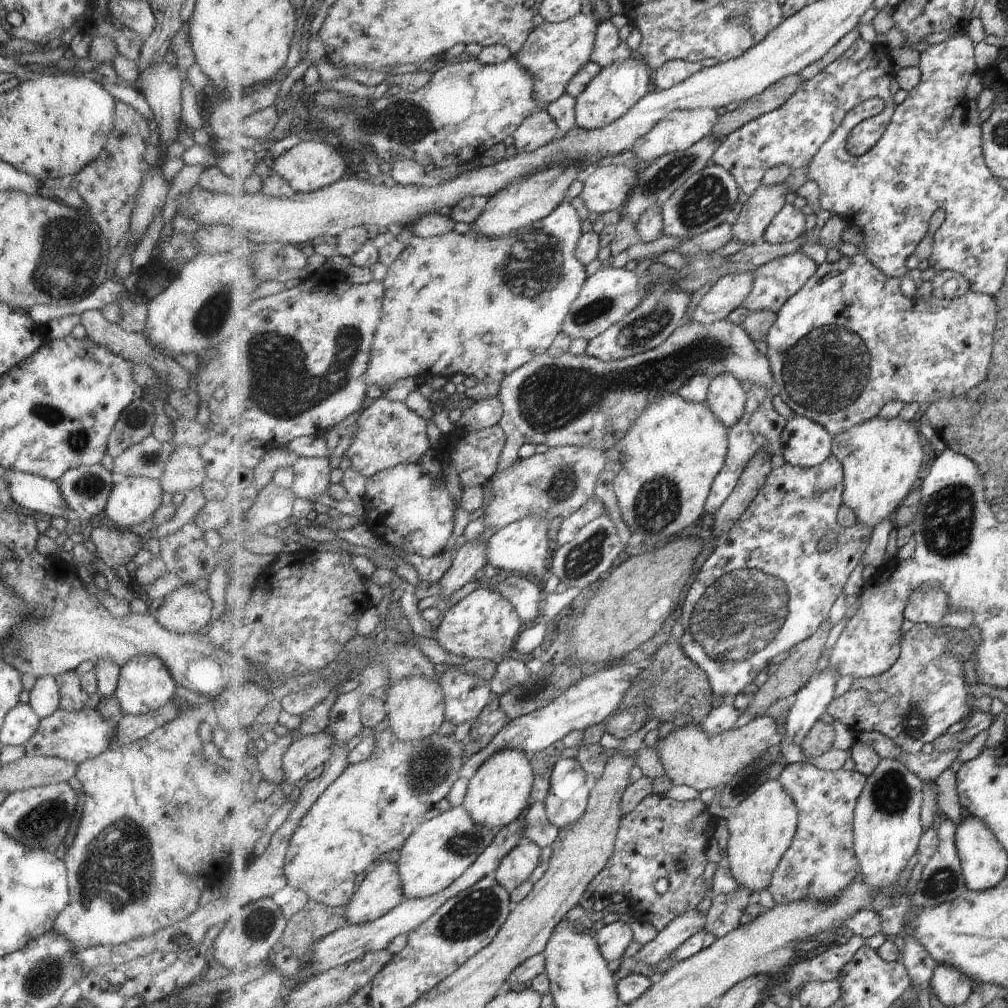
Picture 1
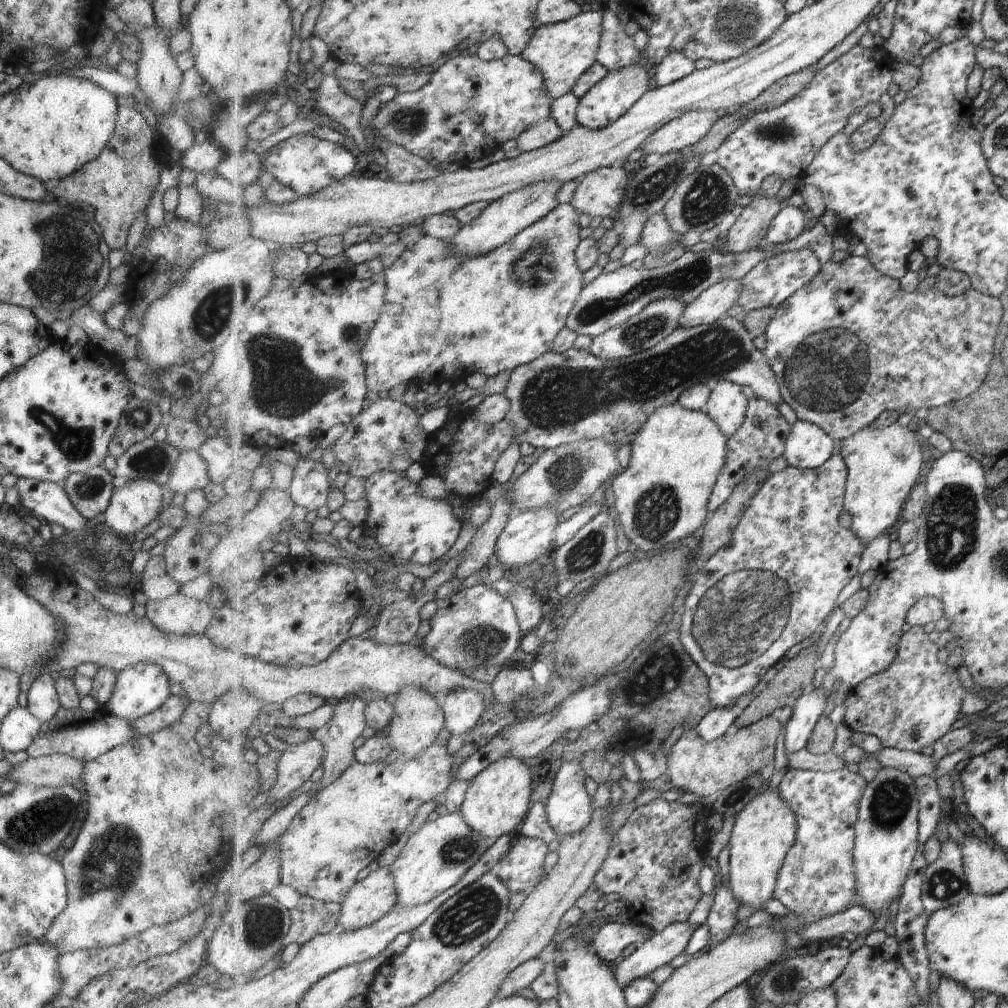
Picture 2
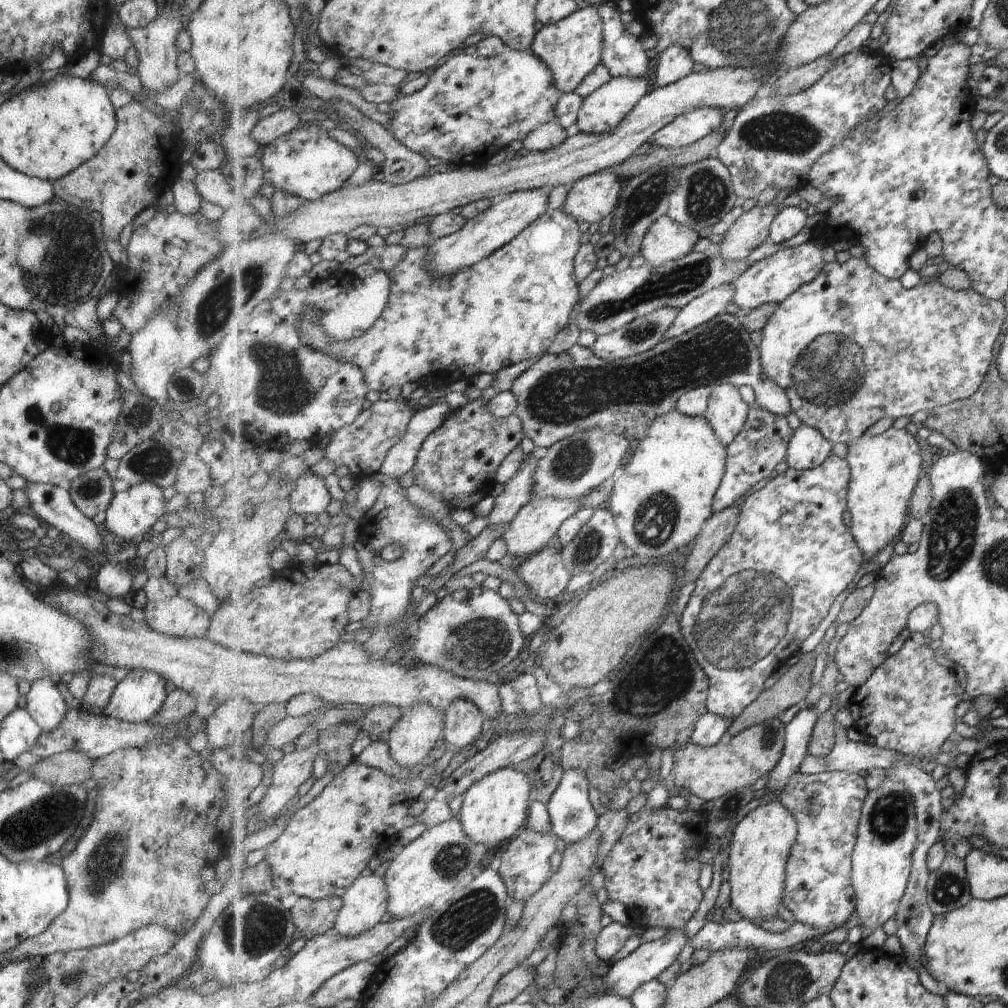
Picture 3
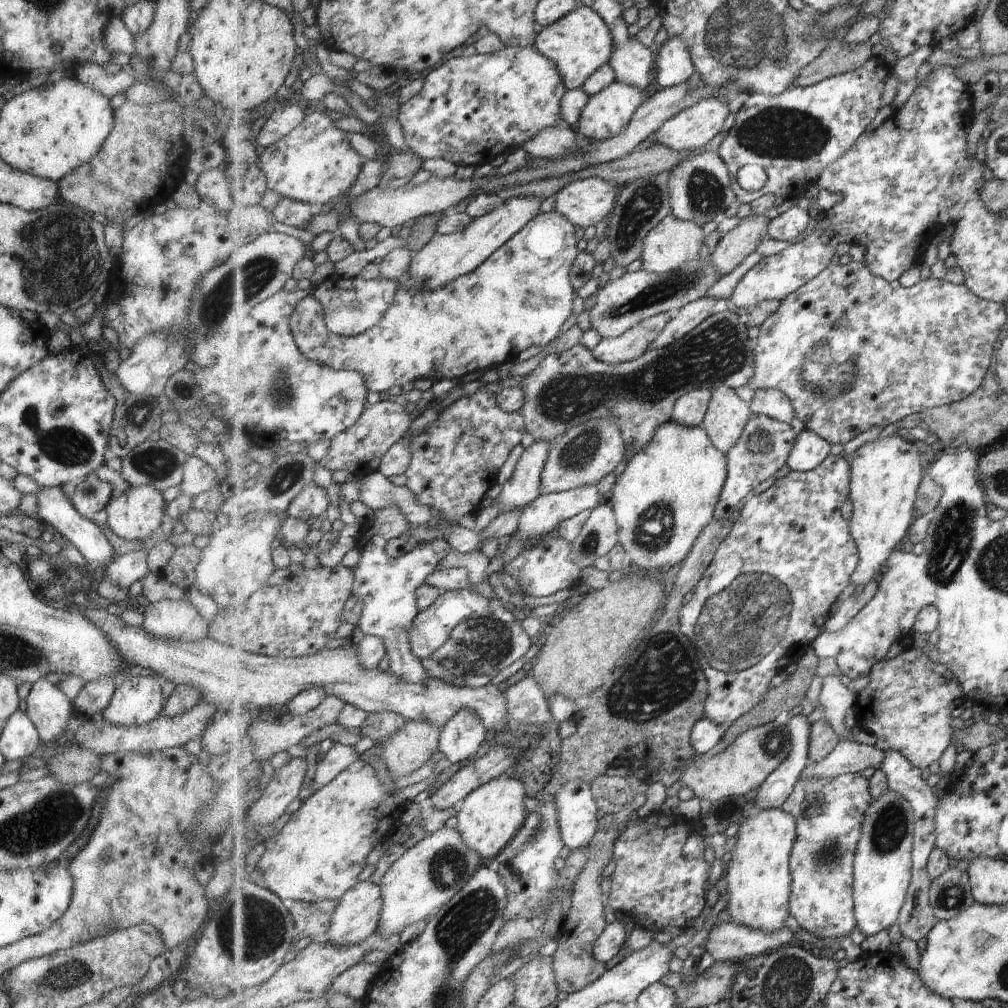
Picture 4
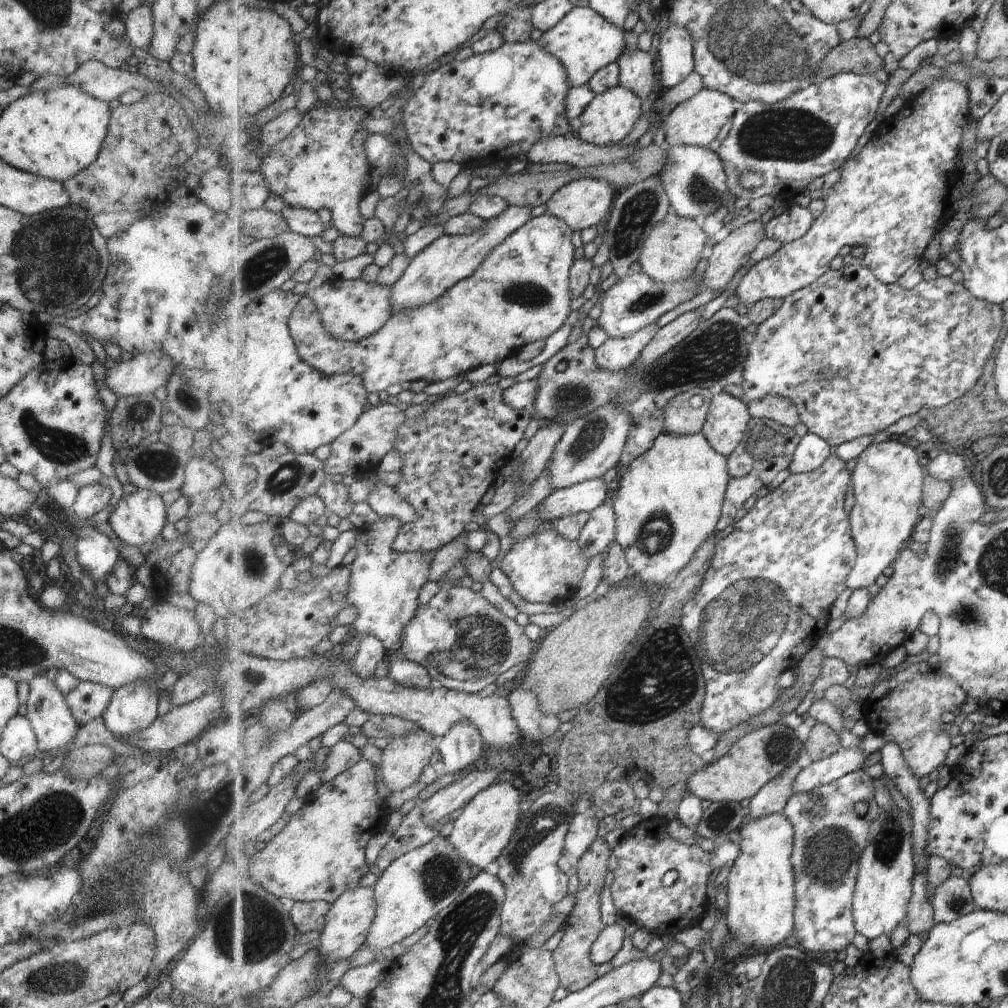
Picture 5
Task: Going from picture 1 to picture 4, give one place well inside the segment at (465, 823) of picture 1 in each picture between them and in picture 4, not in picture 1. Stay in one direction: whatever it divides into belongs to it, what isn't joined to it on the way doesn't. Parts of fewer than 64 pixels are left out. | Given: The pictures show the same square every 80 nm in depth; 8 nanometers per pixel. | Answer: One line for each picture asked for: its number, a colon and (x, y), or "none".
2: (436, 857)
3: (443, 859)
4: (426, 876)

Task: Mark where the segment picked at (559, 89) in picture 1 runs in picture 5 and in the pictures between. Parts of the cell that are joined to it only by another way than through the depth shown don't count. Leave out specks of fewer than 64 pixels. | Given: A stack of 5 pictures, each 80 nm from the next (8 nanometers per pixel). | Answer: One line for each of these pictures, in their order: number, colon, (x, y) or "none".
2: (564, 51)
3: (572, 48)
4: (579, 44)
5: (585, 41)

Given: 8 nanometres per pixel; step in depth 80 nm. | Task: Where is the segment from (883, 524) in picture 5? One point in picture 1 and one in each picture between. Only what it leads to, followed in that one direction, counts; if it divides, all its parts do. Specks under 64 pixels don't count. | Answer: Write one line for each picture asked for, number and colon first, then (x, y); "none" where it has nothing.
1: (881, 457)
2: (884, 463)
3: (886, 469)
4: (886, 473)

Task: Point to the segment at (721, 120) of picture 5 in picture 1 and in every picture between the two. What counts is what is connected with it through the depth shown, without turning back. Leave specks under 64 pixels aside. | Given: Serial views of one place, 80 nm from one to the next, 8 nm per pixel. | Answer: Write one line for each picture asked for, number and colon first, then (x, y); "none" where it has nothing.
1: (679, 130)
2: (685, 131)
3: (686, 129)
4: (694, 128)

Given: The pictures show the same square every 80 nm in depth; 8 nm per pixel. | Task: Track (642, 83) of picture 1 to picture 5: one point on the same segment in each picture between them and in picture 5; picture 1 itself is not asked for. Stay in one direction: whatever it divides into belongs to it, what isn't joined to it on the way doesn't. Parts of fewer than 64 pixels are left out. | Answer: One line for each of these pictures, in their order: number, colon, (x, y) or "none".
2: (605, 103)
3: (604, 110)
4: (608, 112)
5: (609, 120)

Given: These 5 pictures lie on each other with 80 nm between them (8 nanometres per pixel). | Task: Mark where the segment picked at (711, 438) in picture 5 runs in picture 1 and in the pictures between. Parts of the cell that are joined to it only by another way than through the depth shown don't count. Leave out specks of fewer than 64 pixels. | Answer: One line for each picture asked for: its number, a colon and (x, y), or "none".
1: (727, 398)
2: (728, 405)
3: (728, 413)
4: (726, 419)

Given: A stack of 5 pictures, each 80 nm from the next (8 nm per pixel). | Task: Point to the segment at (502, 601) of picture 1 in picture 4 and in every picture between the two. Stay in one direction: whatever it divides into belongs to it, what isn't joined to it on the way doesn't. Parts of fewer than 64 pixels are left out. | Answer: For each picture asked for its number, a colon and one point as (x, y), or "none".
2: (478, 626)
3: (472, 633)
4: (464, 638)

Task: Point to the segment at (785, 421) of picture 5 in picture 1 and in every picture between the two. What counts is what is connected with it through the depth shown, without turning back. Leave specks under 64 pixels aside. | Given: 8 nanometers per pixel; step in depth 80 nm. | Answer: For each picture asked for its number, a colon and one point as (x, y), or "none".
1: (571, 400)
2: (563, 398)
3: (561, 395)
4: (771, 402)

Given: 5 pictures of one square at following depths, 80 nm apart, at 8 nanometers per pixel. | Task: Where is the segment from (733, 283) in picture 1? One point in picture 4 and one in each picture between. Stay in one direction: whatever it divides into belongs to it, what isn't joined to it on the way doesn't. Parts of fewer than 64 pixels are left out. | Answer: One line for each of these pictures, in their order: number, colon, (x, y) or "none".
2: (714, 303)
3: (708, 306)
4: (686, 319)

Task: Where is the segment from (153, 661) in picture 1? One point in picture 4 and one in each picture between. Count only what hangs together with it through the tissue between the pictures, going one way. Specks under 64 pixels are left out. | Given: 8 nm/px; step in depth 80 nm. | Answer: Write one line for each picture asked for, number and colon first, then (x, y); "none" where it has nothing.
2: (138, 689)
3: (140, 693)
4: (137, 700)

